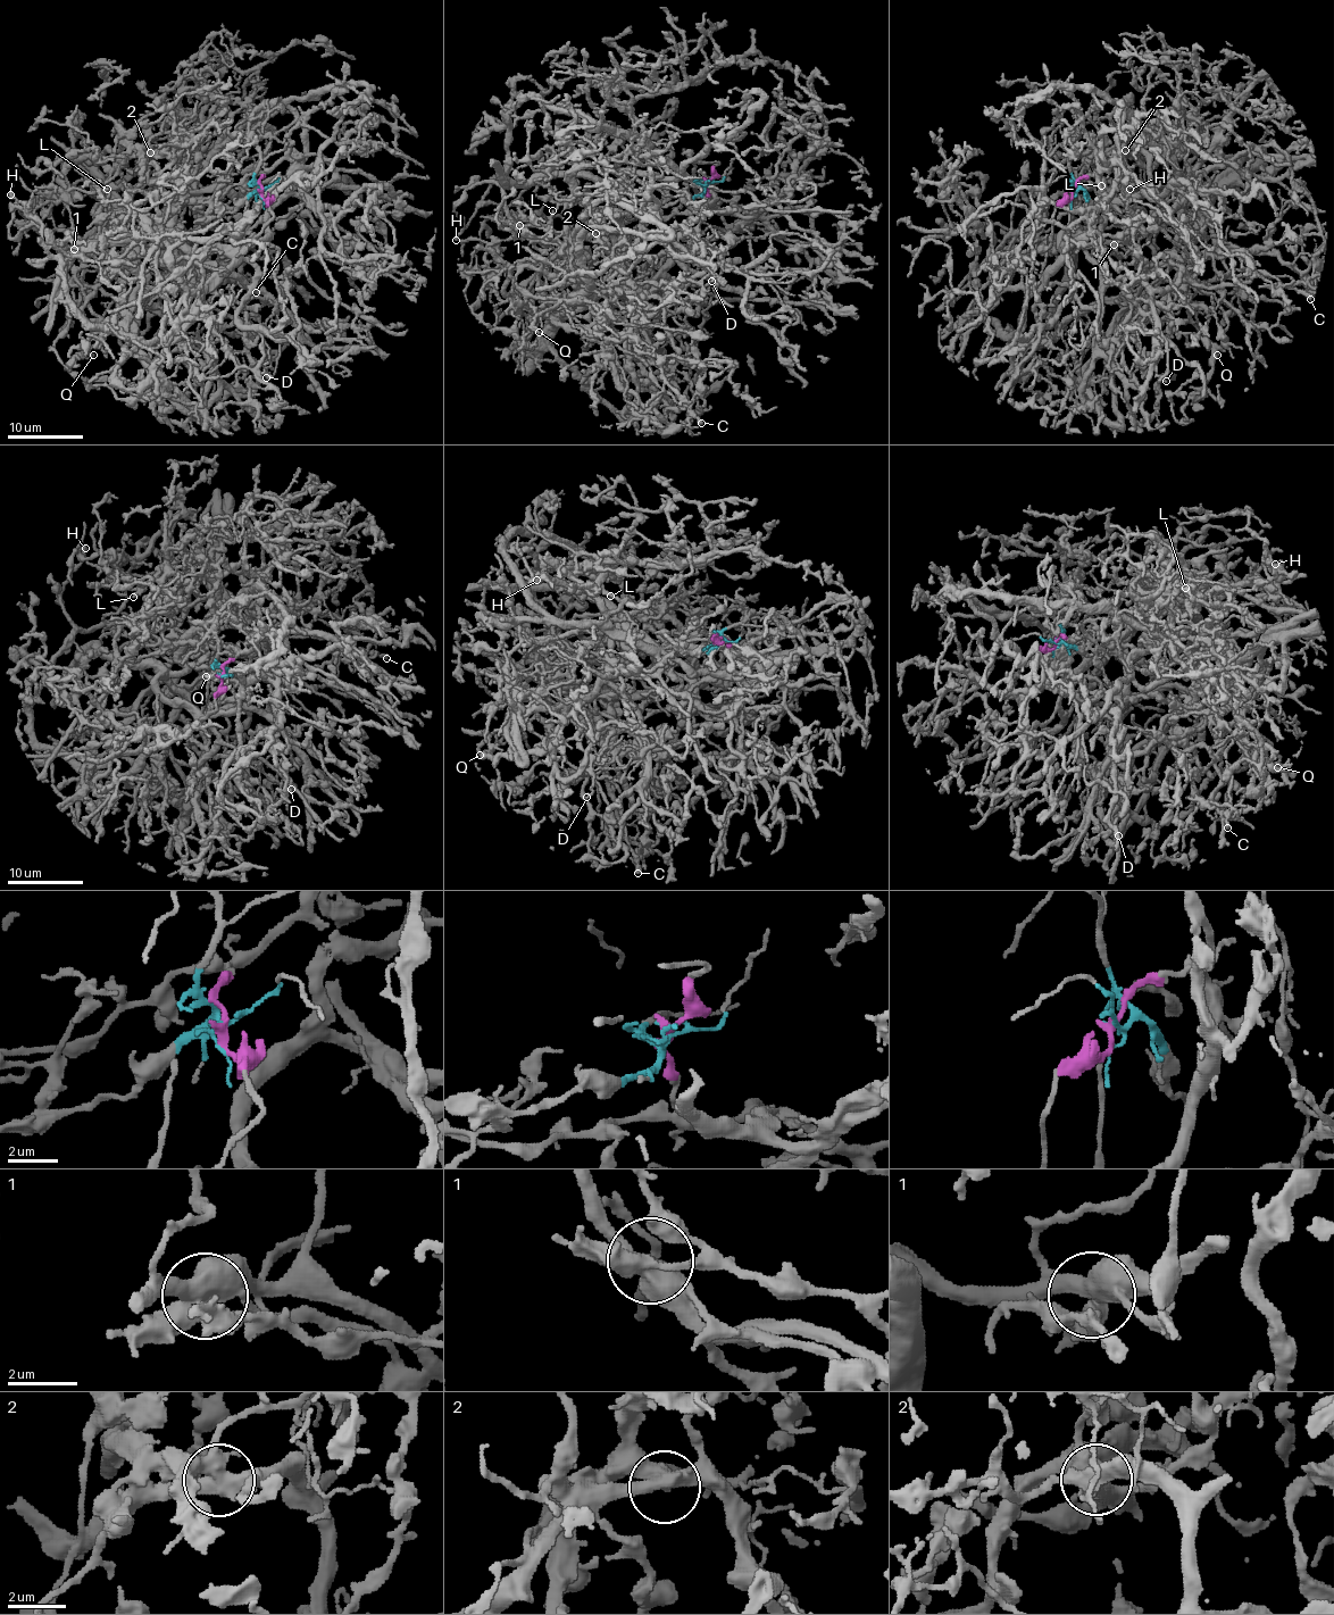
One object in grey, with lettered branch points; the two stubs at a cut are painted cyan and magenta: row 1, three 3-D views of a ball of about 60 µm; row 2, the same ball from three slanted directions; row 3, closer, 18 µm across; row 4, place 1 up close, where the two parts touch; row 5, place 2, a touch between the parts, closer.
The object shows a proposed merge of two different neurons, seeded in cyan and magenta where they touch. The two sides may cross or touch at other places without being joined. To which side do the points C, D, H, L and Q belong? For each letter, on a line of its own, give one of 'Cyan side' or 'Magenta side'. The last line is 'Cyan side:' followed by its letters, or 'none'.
C: Cyan side
D: Magenta side
H: Cyan side
L: Magenta side
Q: Cyan side
Cyan side: C, H, Q

